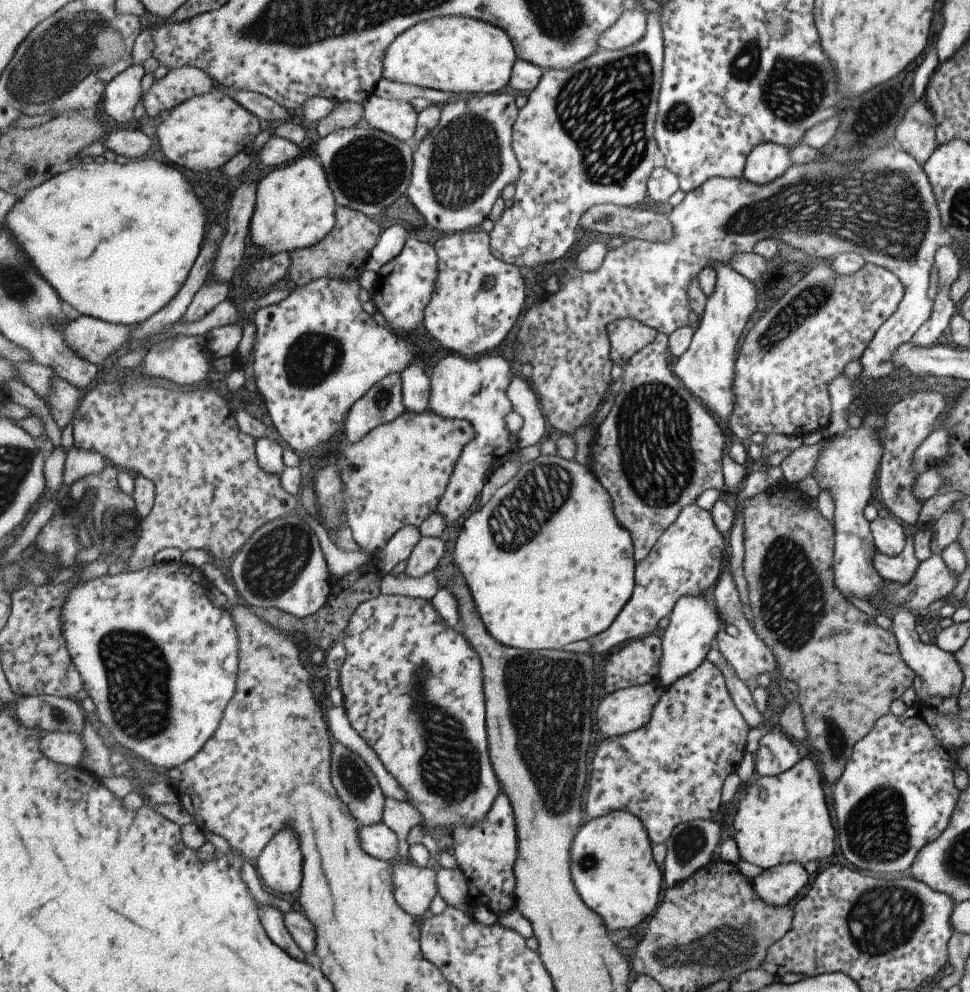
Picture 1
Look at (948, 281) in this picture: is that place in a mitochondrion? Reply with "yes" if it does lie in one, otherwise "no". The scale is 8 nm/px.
no

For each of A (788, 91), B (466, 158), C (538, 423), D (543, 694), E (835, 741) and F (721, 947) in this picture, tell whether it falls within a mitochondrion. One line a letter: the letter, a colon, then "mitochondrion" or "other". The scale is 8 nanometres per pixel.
A: mitochondrion
B: mitochondrion
C: other
D: mitochondrion
E: mitochondrion
F: mitochondrion

